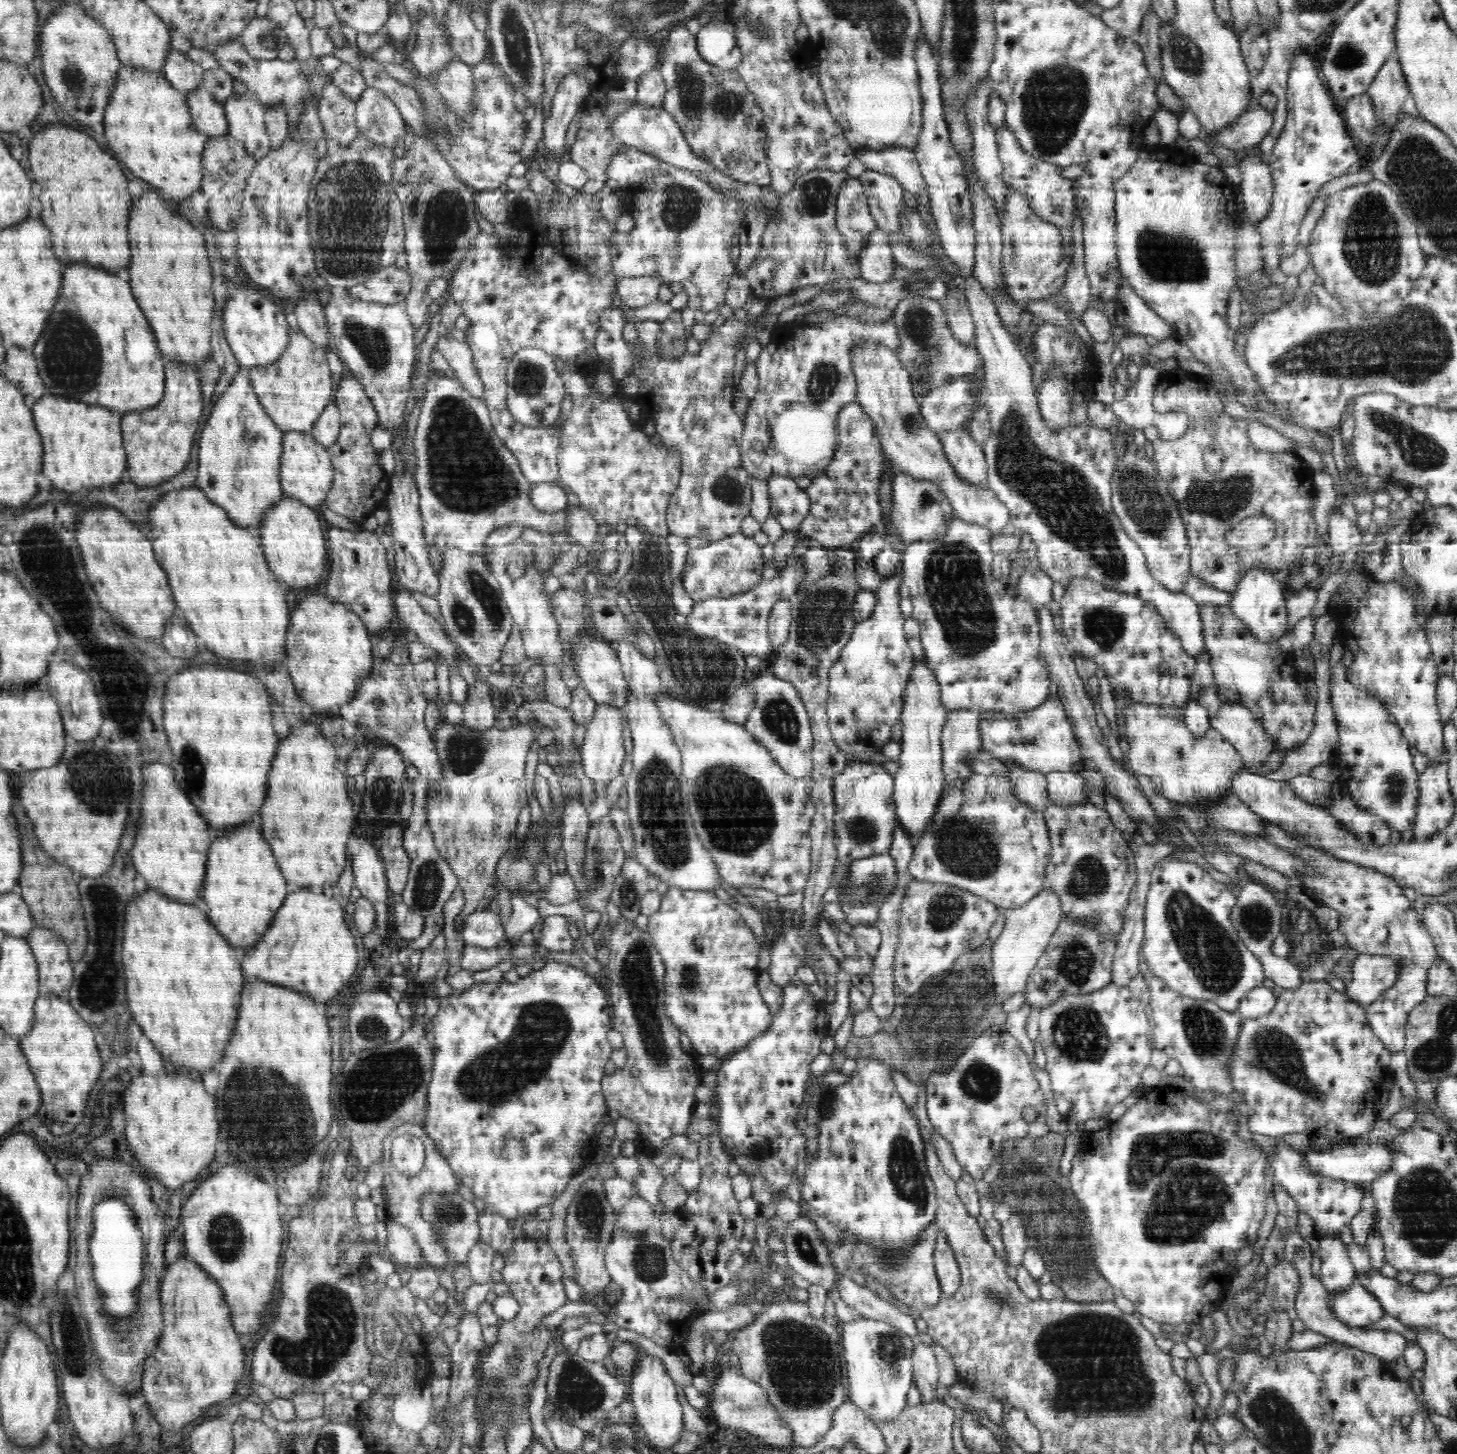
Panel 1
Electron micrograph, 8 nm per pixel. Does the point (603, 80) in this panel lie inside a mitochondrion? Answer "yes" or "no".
no

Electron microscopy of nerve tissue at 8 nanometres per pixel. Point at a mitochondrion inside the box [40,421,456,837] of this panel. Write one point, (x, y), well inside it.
(96, 779)

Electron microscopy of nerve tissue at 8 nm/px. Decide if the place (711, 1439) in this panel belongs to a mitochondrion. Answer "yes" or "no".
no

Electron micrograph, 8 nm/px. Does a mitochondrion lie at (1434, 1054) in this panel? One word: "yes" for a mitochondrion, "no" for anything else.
yes

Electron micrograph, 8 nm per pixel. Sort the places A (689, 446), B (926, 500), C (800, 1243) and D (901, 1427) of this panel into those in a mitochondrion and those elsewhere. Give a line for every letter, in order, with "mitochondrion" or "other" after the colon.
A: other
B: mitochondrion
C: mitochondrion
D: other

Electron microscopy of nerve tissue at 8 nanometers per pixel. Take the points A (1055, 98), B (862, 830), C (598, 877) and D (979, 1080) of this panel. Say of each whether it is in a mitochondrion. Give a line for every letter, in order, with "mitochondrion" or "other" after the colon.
A: mitochondrion
B: mitochondrion
C: mitochondrion
D: mitochondrion

